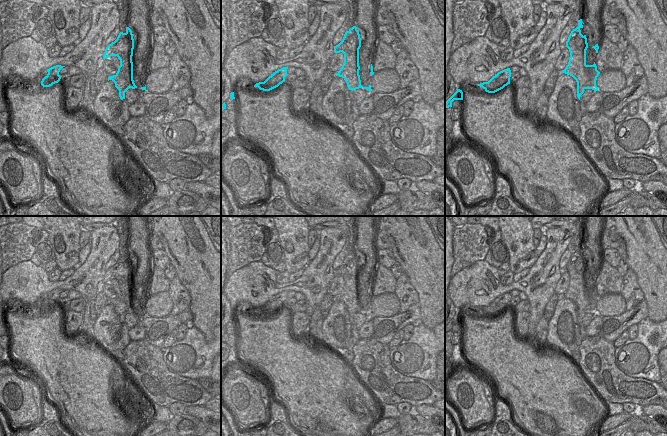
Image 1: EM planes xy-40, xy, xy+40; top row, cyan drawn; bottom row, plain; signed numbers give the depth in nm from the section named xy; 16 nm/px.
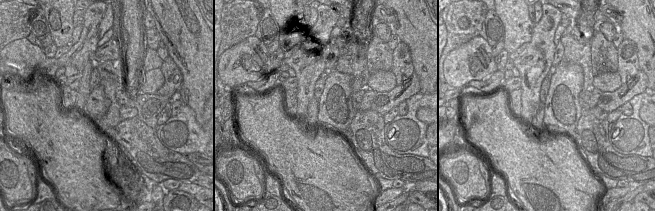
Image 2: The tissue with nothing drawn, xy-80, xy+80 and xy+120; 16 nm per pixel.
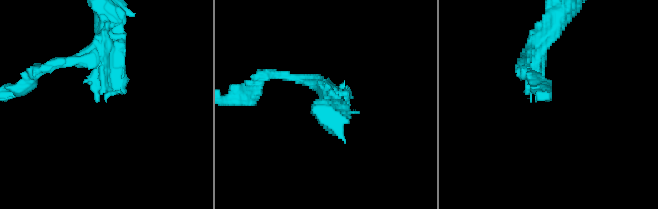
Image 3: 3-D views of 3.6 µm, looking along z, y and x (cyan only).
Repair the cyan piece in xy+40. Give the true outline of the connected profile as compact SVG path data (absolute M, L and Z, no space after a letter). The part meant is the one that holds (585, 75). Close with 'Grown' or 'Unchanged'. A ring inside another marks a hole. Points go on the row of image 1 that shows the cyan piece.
M582 19L578 20L578 26L573 29L566 41L566 47L569 49L570 57L566 68L561 72L572 76L577 82L577 97L584 93L585 89L599 91L596 86L596 80L600 72L594 62L593 65L586 64L586 50L588 48L586 35L581 34Z. Unchanged

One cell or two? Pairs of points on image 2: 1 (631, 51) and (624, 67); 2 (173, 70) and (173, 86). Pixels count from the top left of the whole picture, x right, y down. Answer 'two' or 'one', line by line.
1: one
2: one

